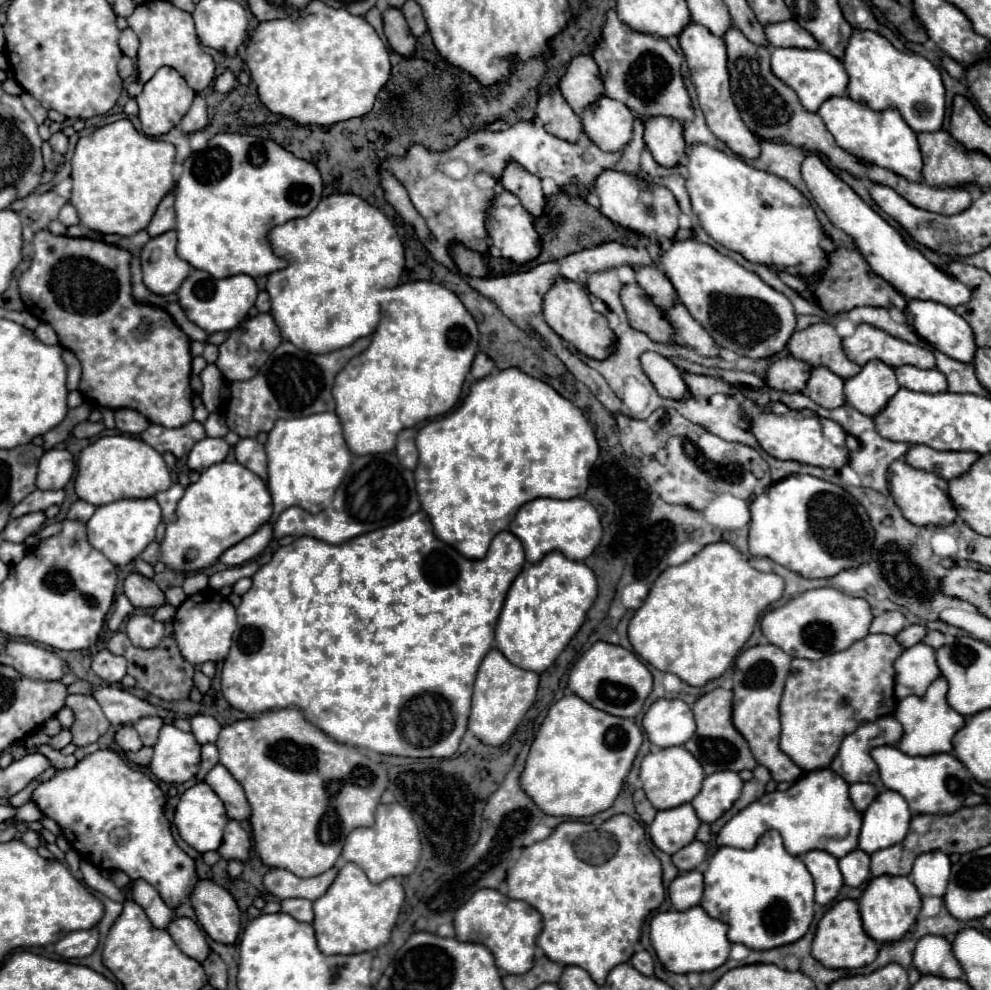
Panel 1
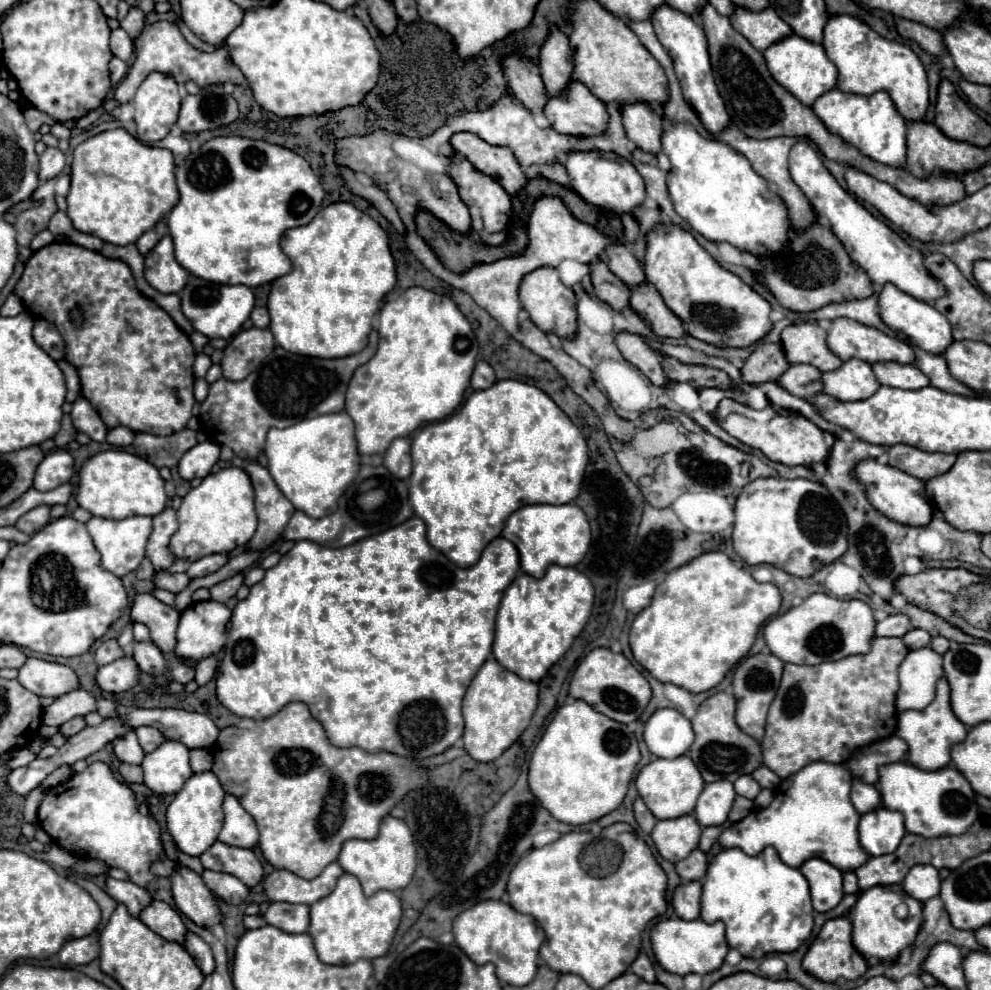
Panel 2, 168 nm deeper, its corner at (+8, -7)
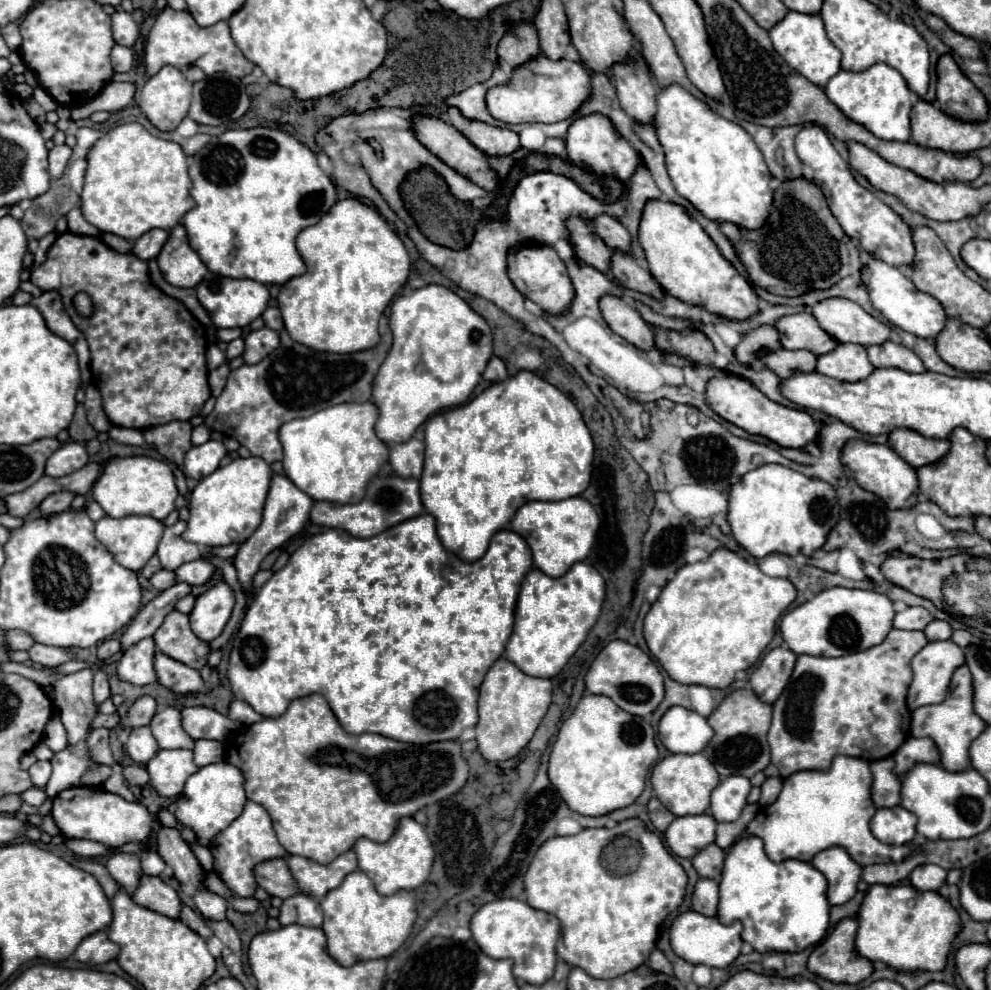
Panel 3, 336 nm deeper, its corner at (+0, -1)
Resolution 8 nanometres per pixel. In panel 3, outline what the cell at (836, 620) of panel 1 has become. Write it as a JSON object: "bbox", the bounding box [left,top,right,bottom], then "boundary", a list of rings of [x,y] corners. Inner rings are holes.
{"bbox":[780,588,894,656],"boundary":[[[826,588],[812,600],[790,610],[780,622],[780,632],[794,654],[846,656],[880,644],[892,630],[894,616],[892,600],[886,594],[872,590]]]}

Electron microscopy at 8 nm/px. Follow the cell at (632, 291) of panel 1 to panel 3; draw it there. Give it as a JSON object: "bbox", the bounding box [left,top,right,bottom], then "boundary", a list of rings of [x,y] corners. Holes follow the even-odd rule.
{"bbox":[566,218,610,274],"boundary":[[[570,218],[566,222],[566,228],[570,234],[570,244],[576,252],[576,258],[580,258],[582,262],[594,266],[596,270],[608,274],[610,248],[602,242],[602,238],[598,238],[598,234],[594,234],[590,222],[586,222],[584,218]]]}

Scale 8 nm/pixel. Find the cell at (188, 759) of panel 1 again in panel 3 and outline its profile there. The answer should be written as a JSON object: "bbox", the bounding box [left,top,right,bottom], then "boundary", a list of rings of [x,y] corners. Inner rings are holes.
{"bbox":[146,750,198,798],"boundary":[[[158,750],[146,764],[149,784],[160,796],[174,798],[184,790],[186,780],[198,770],[192,760],[192,750]]]}

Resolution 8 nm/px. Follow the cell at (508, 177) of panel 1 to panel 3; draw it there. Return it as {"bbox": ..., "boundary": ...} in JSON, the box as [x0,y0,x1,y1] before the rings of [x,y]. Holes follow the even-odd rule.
{"bbox":[442,106,520,156],"boundary":[[[450,106],[442,114],[442,118],[448,124],[452,124],[456,130],[460,130],[478,150],[482,150],[488,156],[504,156],[504,154],[512,154],[514,150],[520,148],[516,132],[512,132],[508,128],[490,126],[490,124],[478,122],[478,120],[468,120],[454,106]]]}

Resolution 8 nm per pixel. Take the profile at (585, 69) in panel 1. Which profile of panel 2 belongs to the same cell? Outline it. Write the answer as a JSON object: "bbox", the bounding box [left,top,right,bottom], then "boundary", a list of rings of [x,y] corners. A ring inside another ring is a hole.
{"bbox":[540,28,574,96],"boundary":[[[552,28],[540,50],[540,74],[550,96],[560,96],[568,88],[574,72],[574,50],[570,40],[558,28]]]}

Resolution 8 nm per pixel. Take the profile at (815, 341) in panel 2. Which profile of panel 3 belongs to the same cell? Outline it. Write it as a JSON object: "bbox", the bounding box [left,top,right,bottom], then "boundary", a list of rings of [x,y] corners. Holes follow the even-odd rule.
{"bbox":[776,312,836,356],"boundary":[[[808,312],[782,316],[776,322],[776,330],[780,332],[780,344],[786,350],[810,350],[816,356],[832,352],[836,348],[836,340],[830,338],[816,322],[816,318]]]}

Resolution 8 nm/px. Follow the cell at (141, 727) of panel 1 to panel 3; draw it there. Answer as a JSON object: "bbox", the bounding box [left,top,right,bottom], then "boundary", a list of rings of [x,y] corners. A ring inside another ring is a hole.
{"bbox":[150,708,194,748],"boundary":[[[164,708],[156,712],[150,728],[160,748],[194,748],[194,740],[182,730],[180,708]]]}

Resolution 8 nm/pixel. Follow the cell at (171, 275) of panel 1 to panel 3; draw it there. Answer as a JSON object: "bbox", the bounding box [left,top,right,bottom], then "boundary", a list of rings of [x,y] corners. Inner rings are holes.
{"bbox":[158,224,208,288],"boundary":[[[182,224],[170,230],[170,236],[158,256],[158,266],[164,278],[172,286],[180,286],[180,288],[194,288],[208,272],[206,264],[190,248],[186,228]]]}

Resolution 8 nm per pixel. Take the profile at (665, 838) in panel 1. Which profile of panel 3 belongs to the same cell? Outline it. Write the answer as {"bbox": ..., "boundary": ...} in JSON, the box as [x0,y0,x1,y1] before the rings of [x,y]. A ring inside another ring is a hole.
{"bbox":[666,814,716,858],"boundary":[[[710,814],[680,816],[666,830],[666,842],[670,850],[680,858],[692,858],[698,850],[710,846],[716,840],[716,820]]]}

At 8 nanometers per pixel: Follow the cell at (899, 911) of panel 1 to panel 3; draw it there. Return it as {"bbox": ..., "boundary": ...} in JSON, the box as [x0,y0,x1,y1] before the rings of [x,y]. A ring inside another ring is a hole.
{"bbox":[856,885,962,972],"boundary":[[[873,885],[858,912],[856,950],[870,962],[884,962],[886,966],[902,972],[940,972],[948,964],[948,954],[954,938],[960,934],[962,922],[956,908],[938,892],[917,891],[910,885]]]}

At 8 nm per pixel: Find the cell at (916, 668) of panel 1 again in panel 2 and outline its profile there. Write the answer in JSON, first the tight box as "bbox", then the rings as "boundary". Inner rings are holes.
{"bbox":[896,648,942,710],"boundary":[[[930,648],[908,652],[900,664],[900,690],[896,694],[896,710],[922,710],[934,700],[938,678],[942,678],[942,656]]]}

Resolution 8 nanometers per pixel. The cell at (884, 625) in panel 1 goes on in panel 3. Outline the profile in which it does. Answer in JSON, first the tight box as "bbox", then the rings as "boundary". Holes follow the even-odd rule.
{"bbox":[894,608,932,630],"boundary":[[[906,608],[904,612],[896,614],[894,618],[894,628],[902,628],[902,630],[924,630],[930,622],[932,622],[932,614],[926,608]]]}

